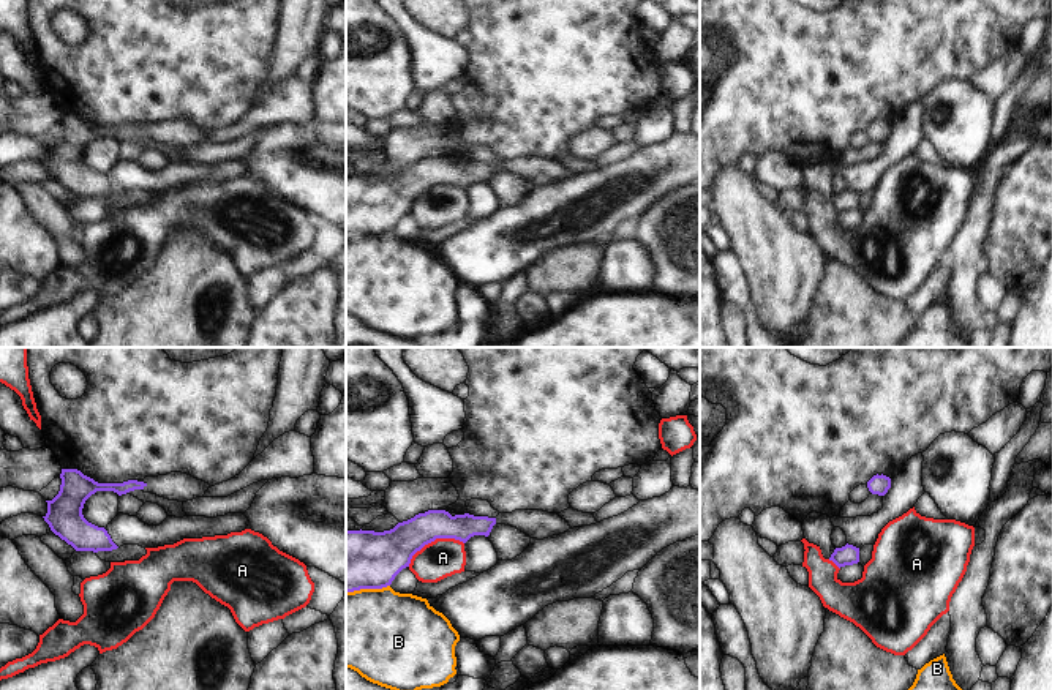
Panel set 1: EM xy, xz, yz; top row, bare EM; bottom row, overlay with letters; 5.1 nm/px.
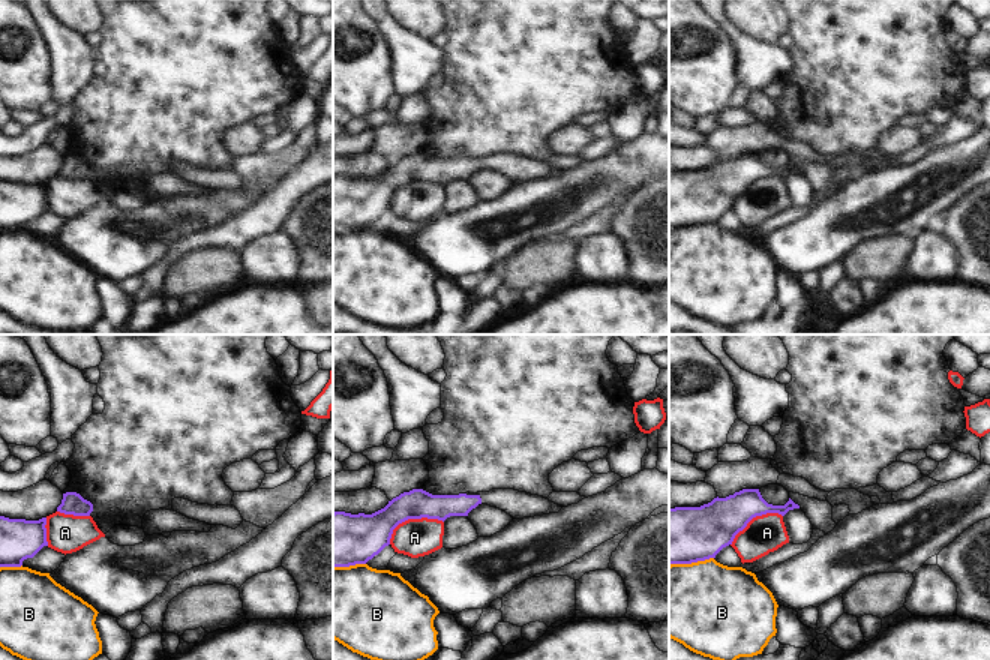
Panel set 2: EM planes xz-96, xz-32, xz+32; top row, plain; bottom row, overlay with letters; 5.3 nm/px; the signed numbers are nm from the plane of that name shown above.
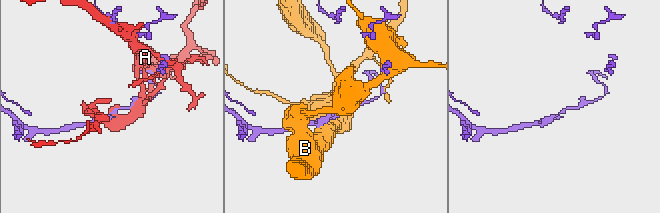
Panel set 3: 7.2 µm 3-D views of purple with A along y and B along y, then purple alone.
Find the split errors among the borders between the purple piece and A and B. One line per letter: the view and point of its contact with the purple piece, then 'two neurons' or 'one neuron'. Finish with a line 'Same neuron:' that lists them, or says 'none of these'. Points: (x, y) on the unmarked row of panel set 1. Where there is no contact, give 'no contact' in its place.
A: xz (433, 187) | two neurons
B: xz (367, 234) | two neurons
Same neuron: none of these

